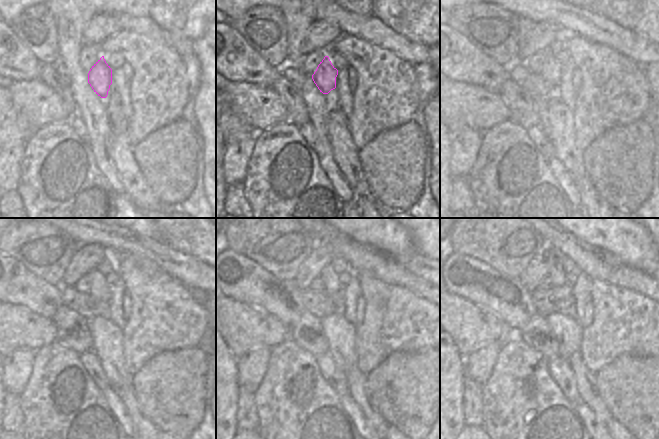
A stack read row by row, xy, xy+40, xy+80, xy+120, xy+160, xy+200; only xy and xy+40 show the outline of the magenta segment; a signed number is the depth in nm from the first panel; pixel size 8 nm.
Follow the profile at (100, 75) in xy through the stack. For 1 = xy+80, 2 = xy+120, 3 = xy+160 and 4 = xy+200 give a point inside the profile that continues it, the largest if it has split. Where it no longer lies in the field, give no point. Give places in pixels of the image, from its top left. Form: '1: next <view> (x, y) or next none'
1: next xy+80 (551, 71)
2: next xy+120 (100, 290)
3: next xy+160 (329, 277)
4: next xy+200 (556, 273)

